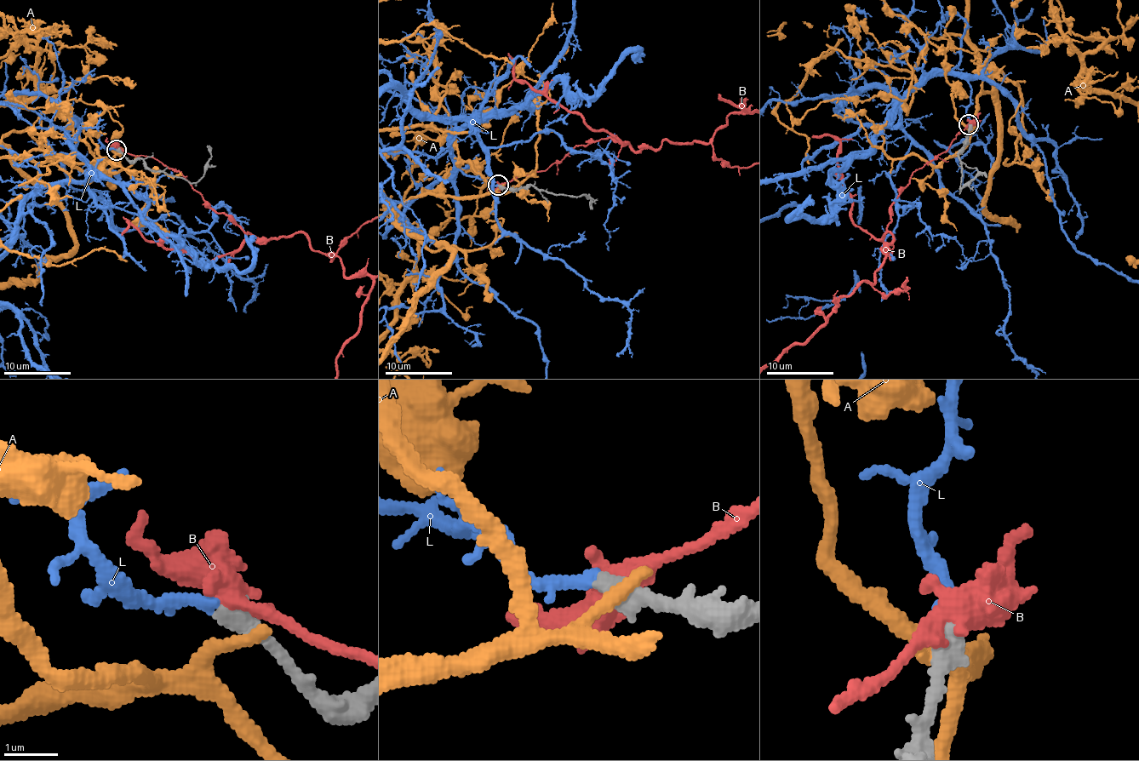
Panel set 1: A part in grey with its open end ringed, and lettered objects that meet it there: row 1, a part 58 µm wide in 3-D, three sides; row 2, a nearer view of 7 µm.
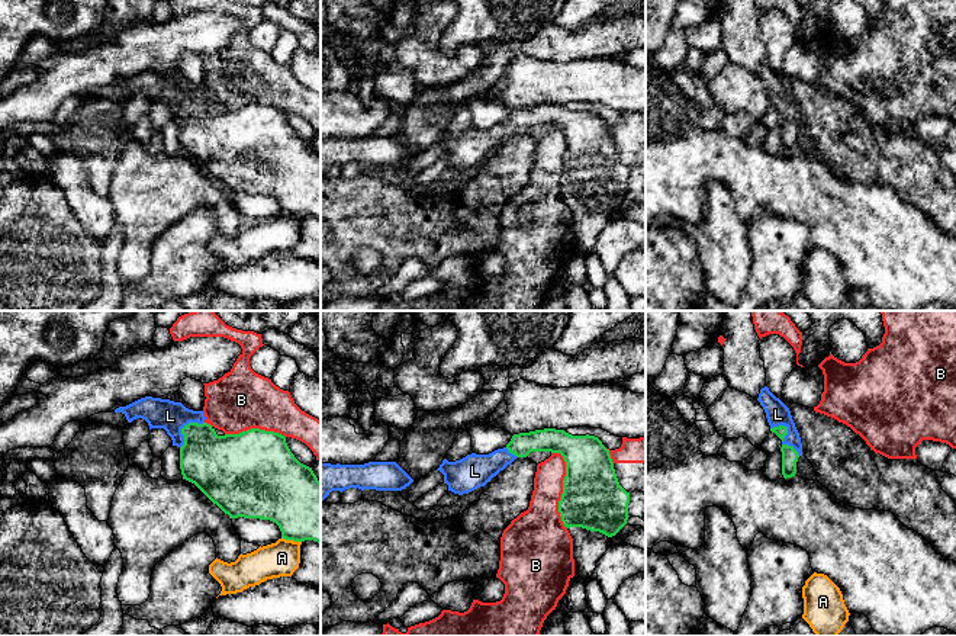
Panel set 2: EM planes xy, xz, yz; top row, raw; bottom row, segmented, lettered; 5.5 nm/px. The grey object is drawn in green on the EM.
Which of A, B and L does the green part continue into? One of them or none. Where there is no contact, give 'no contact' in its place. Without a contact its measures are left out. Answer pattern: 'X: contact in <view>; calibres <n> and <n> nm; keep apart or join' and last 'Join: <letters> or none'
A: contact in xy; calibres 360 and 190 nm; keep apart
B: contact in xz; calibres 340 and 240 nm; keep apart
L: contact in yz; calibres 70 and 130 nm; join
Join: L

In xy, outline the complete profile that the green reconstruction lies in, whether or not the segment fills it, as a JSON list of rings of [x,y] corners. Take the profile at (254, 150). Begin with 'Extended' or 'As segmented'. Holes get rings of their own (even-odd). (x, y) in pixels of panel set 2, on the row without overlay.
Extended. [[[152,71],[119,81],[115,87],[122,87],[128,97],[142,93],[149,105],[164,103],[173,121],[180,123],[183,154],[194,158],[229,193],[270,195],[279,200],[286,215],[321,218],[321,157],[312,142],[294,132],[284,110],[260,103],[218,110],[205,96],[203,86]]]

